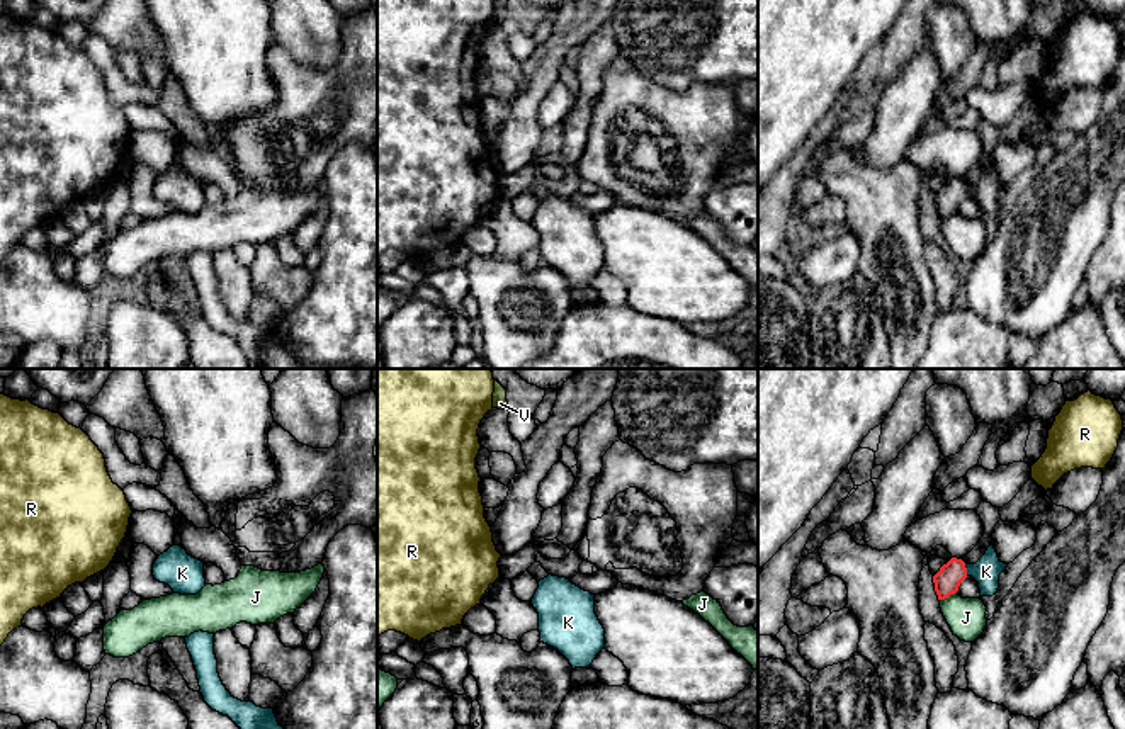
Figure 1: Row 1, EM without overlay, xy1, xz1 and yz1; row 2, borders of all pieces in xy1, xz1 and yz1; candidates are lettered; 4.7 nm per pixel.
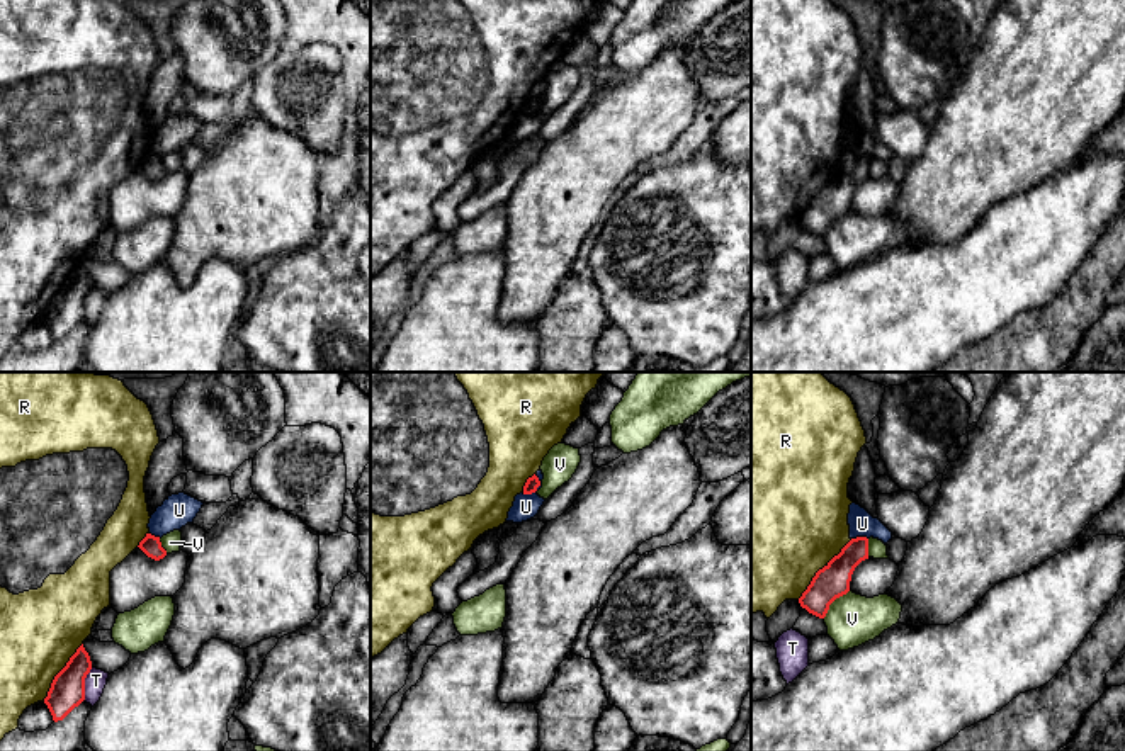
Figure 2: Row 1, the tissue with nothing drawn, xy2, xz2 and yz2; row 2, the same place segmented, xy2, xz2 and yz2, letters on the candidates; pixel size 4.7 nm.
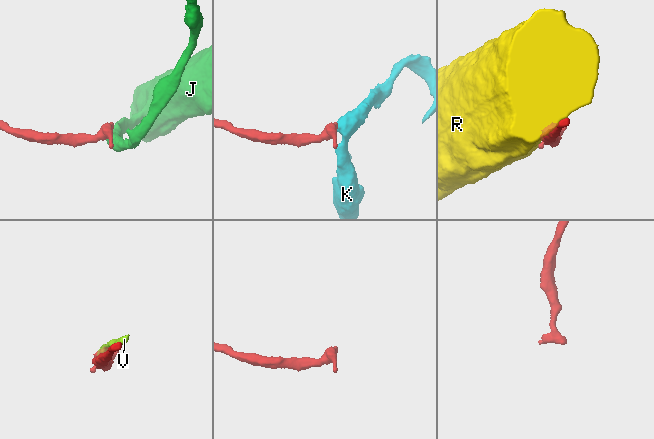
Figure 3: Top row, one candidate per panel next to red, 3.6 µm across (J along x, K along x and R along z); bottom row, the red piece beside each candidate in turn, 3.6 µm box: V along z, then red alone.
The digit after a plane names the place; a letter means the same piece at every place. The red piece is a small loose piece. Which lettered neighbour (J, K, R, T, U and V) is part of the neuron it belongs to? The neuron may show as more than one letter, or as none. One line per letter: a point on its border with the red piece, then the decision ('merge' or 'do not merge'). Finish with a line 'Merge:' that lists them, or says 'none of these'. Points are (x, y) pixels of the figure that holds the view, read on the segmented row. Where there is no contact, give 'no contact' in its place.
J: contact yz1 (947, 597); do not merge
K: contact yz1 (966, 570); merge
R: contact yz2 (823, 568); do not merge
T: contact xy2 (84, 685); do not merge
U: contact xz2 (536, 490); do not merge
V: contact yz2 (833, 600); do not merge
Merge: K

